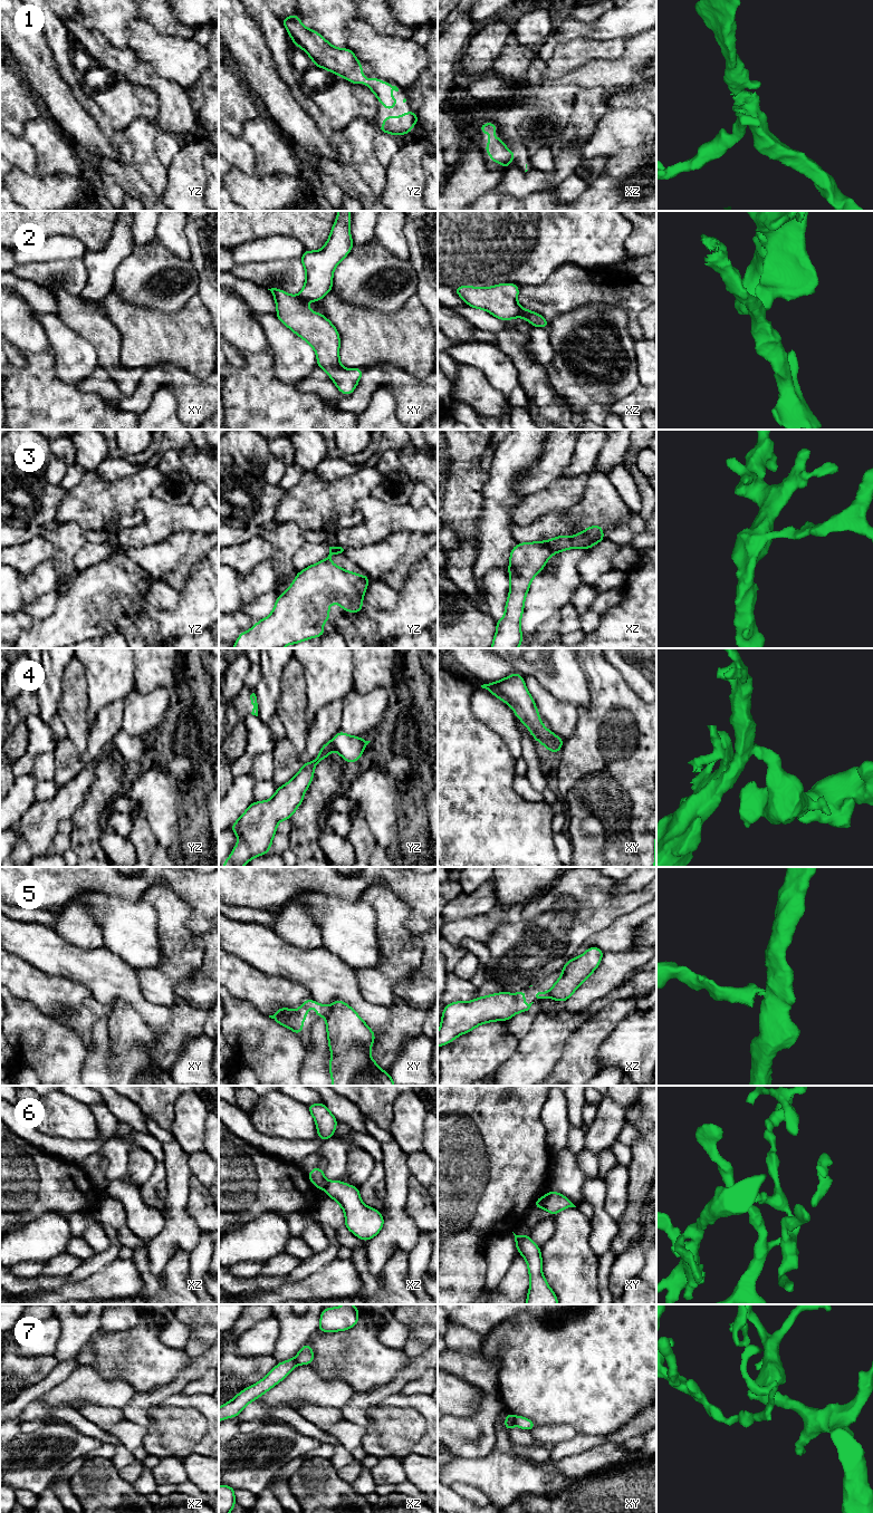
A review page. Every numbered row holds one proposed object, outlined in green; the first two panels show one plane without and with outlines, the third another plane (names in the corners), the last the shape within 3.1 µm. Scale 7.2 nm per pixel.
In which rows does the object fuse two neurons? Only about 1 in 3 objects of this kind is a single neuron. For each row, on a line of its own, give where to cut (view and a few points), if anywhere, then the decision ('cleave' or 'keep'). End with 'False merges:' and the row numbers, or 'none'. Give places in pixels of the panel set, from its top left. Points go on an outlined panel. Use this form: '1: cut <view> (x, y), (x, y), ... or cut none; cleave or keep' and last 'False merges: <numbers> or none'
1: cut none; keep
2: cut xz (523, 309), (519, 316); cleave
3: cut xz (546, 541), (553, 552); cleave
4: cut yz (331, 741), (334, 747); cleave
5: cut xy (331, 1006), (331, 1011), (326, 1017); cleave
6: cut xy (544, 1196), (541, 1207); cleave
7: cut xy (515, 1416), (514, 1424); cleave
False merges: 2, 3, 4, 5, 6, 7

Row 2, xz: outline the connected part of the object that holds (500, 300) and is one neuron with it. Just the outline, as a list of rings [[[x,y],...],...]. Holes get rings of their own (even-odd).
[[[500,283],[489,288],[461,286],[453,291],[468,306],[483,309],[500,320],[511,320],[520,317],[522,308],[517,301],[519,288],[517,283]]]

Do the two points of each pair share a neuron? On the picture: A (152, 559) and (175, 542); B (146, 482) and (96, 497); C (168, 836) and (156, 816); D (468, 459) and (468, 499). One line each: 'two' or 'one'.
A: one
B: one
C: one
D: one

